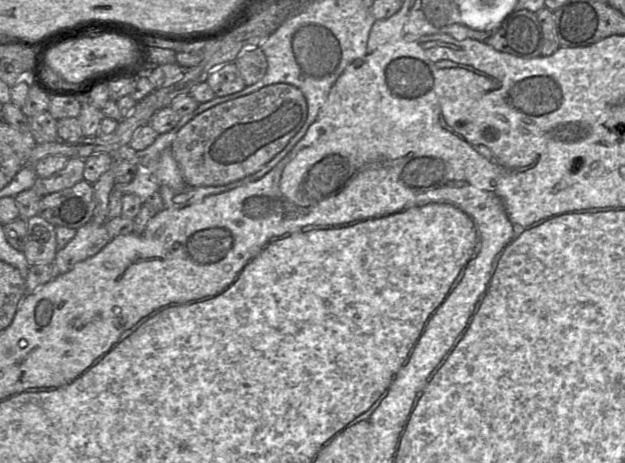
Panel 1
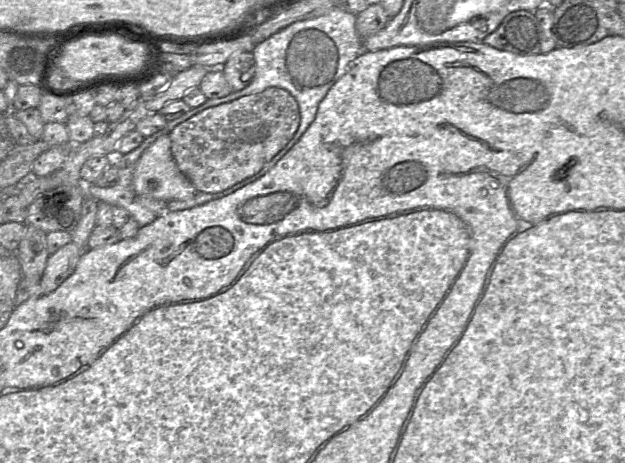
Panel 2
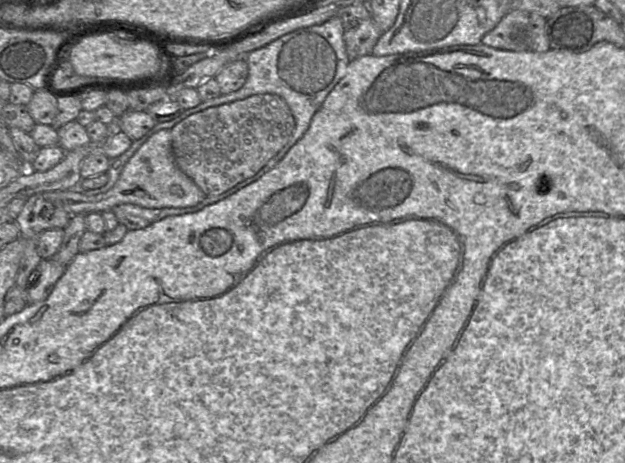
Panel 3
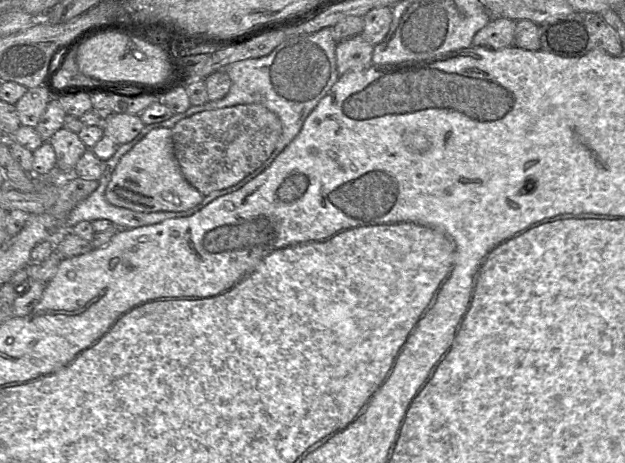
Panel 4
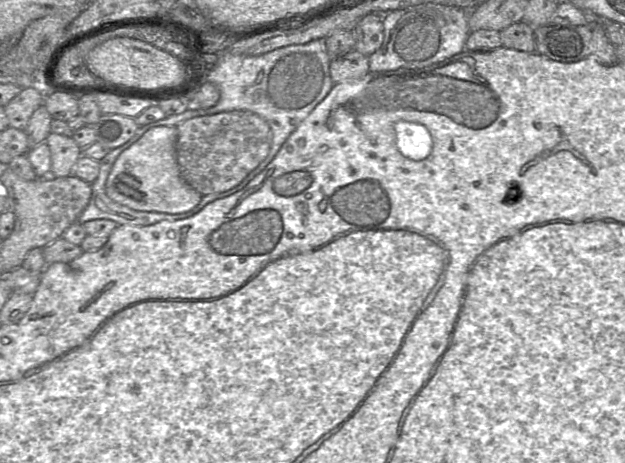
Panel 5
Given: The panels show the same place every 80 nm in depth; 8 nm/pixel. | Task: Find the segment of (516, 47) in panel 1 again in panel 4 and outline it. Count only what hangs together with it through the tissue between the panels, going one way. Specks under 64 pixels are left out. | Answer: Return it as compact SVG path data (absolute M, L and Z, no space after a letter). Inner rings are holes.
M498 18L490 21L474 36L472 45L493 49L514 46L516 21L509 18Z

